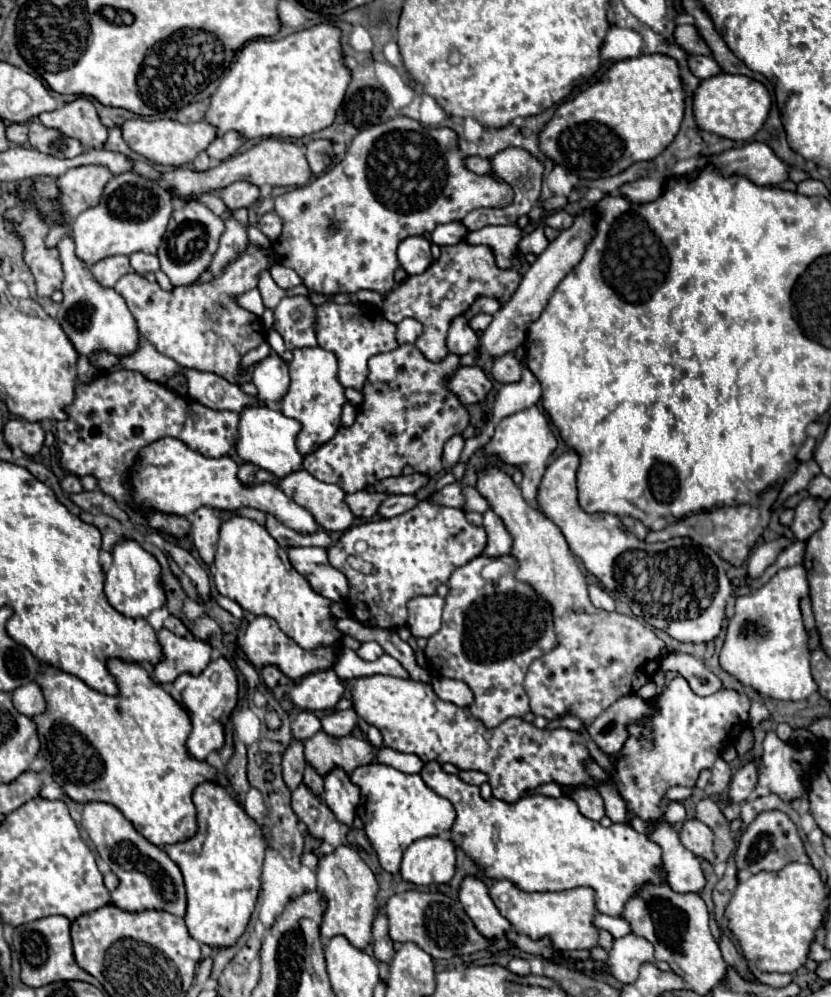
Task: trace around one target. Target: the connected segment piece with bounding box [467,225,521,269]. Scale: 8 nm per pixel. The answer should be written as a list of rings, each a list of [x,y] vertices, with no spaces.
[[[515,225],[483,227],[479,231],[471,231],[467,241],[471,245],[487,245],[487,247],[491,247],[497,265],[501,269],[509,269],[509,267],[513,267],[513,259],[517,257],[521,231]]]

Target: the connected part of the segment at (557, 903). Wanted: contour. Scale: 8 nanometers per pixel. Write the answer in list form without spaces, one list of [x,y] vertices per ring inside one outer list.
[[[503,879],[489,889],[489,895],[497,905],[499,913],[513,925],[517,933],[529,935],[531,939],[547,935],[559,951],[593,949],[599,945],[599,929],[593,925],[597,905],[595,891],[591,887],[577,887],[559,893],[527,893],[519,889],[515,883]]]

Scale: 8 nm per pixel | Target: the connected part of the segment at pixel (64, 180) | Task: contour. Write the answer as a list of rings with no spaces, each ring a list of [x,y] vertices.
[[[85,165],[69,169],[57,179],[61,189],[61,203],[69,219],[75,219],[81,211],[95,207],[101,201],[103,189],[113,173],[103,165]]]

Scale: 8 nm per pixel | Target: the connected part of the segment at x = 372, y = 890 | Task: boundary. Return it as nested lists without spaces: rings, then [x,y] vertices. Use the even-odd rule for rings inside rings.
[[[339,845],[331,855],[319,859],[317,889],[327,899],[327,911],[321,925],[321,937],[327,941],[335,935],[343,935],[353,947],[363,951],[371,941],[371,921],[375,915],[377,879],[359,853],[347,845]]]

